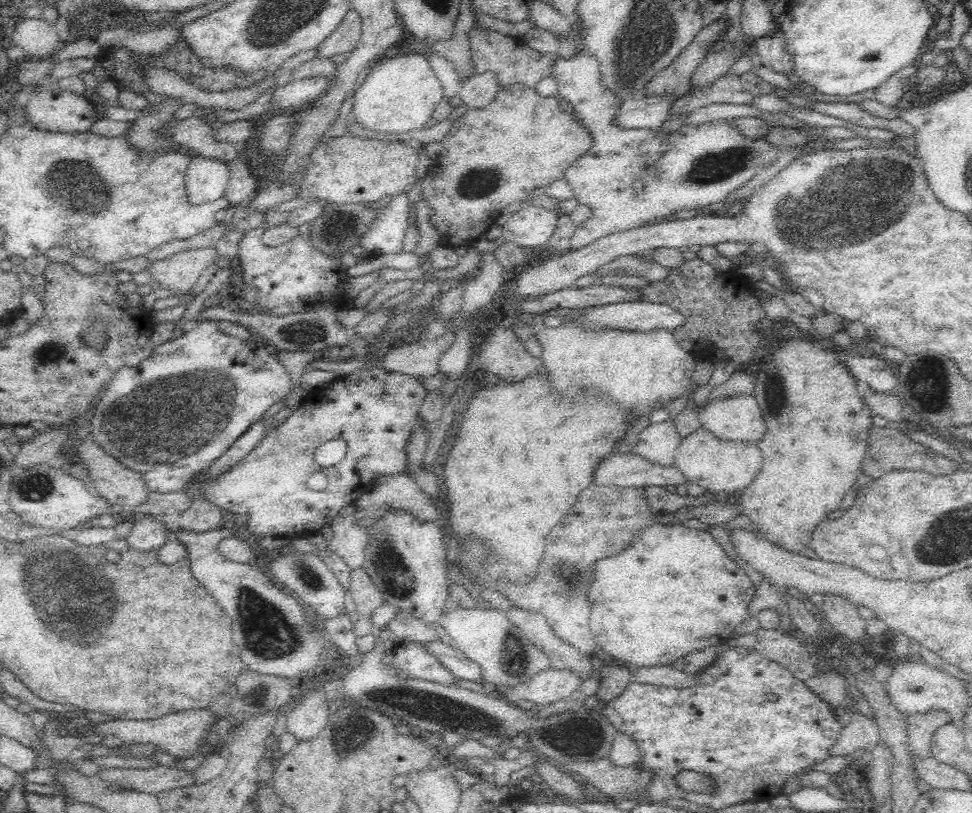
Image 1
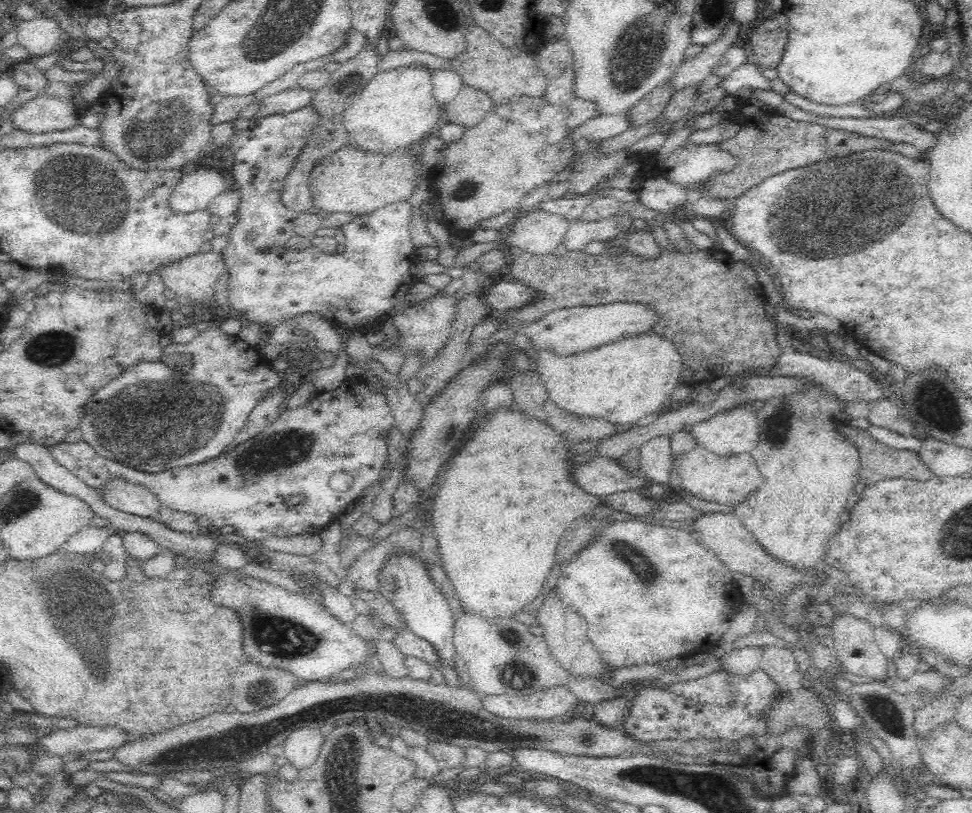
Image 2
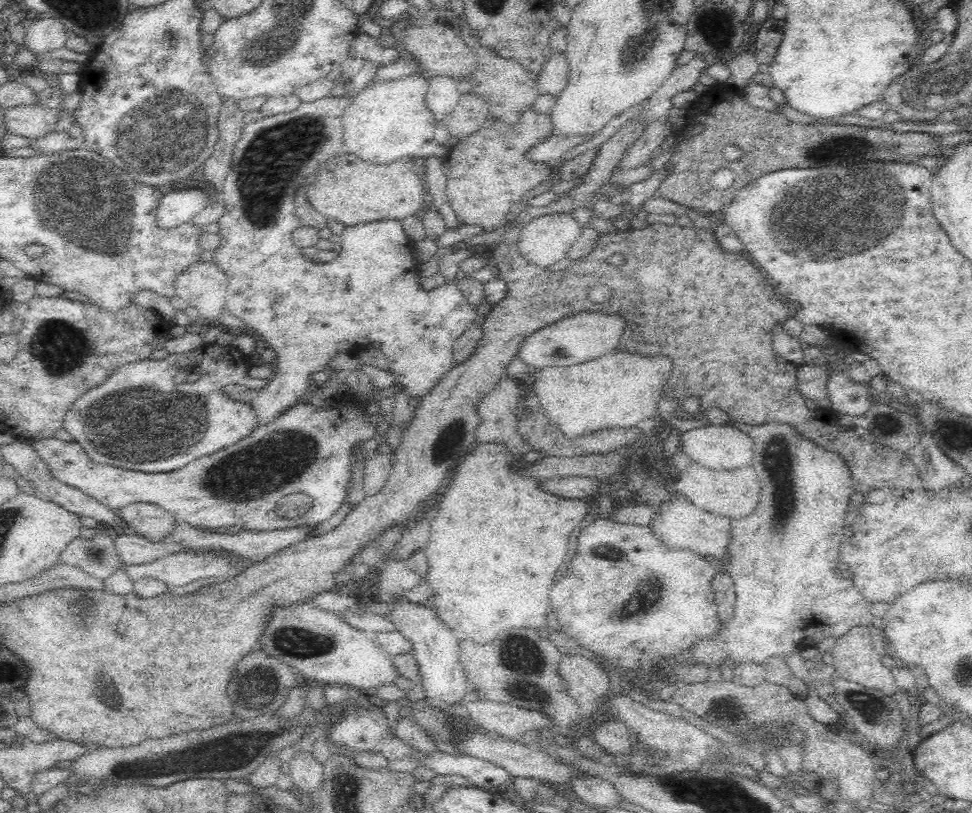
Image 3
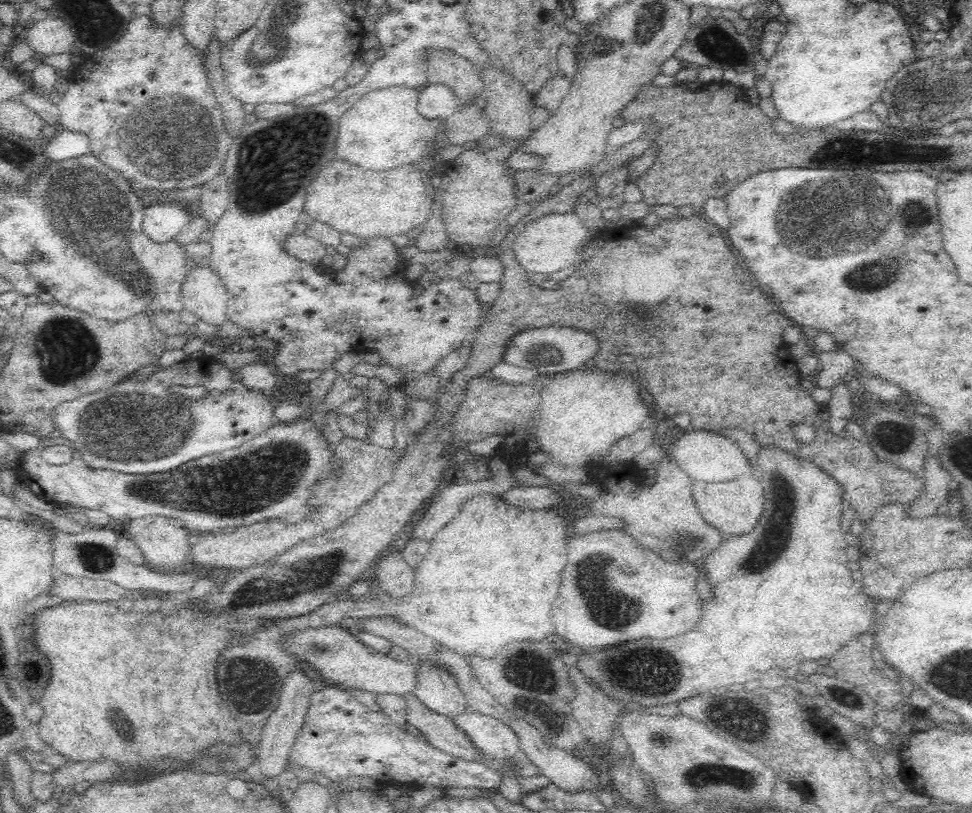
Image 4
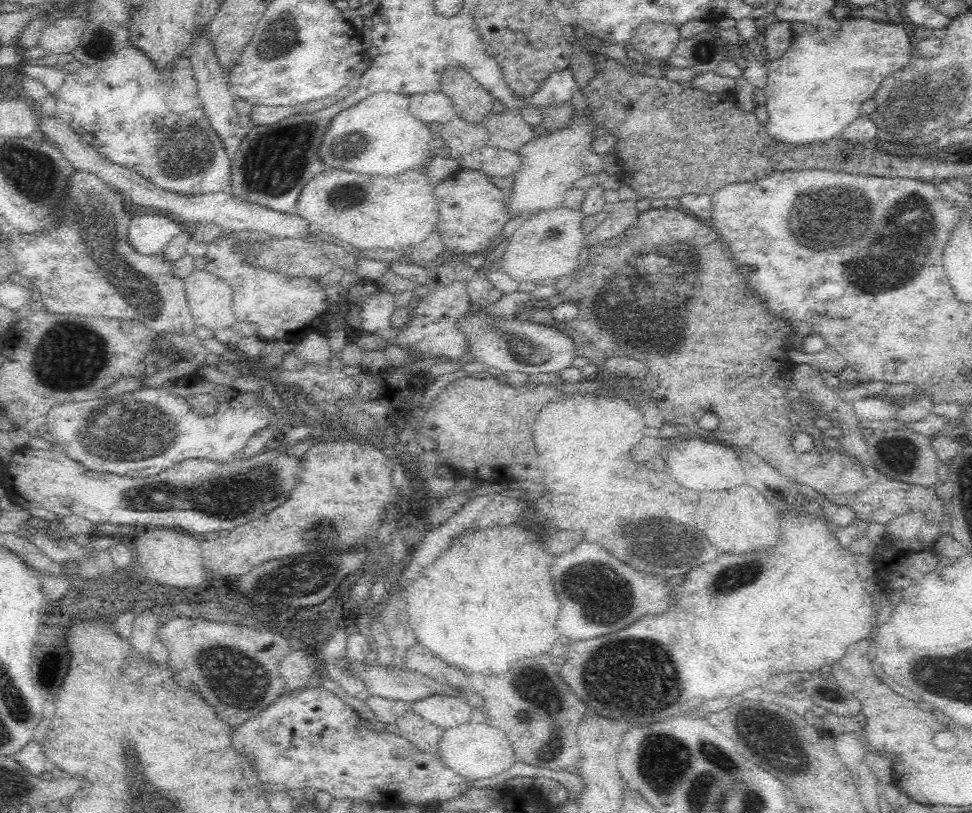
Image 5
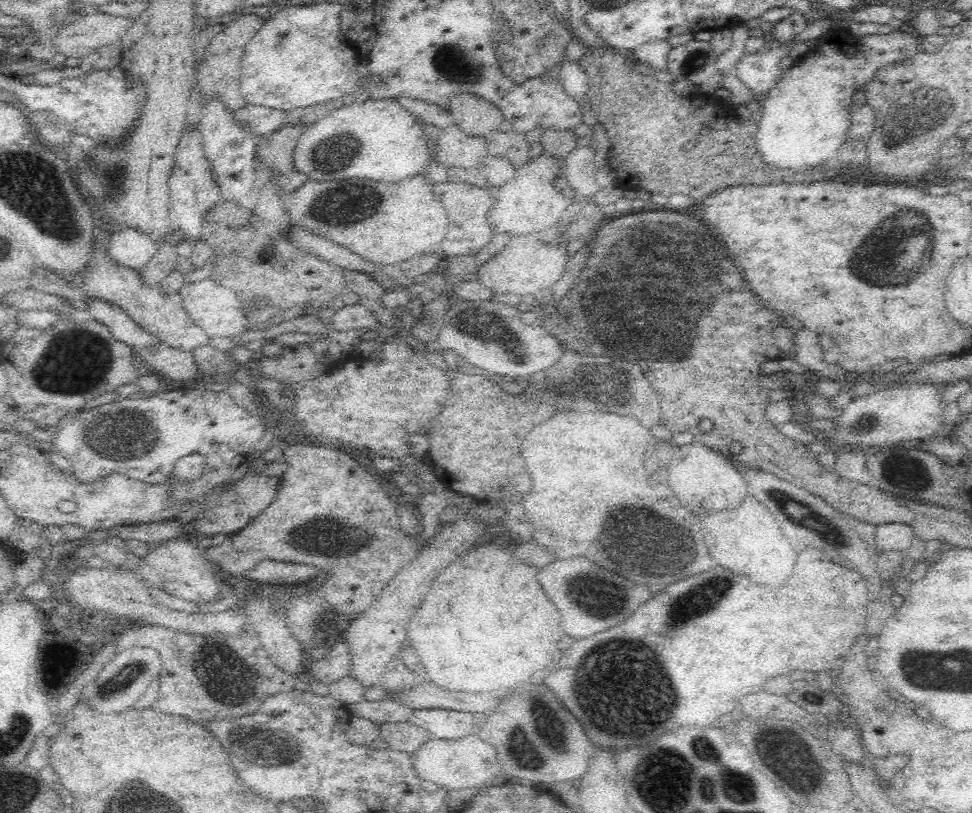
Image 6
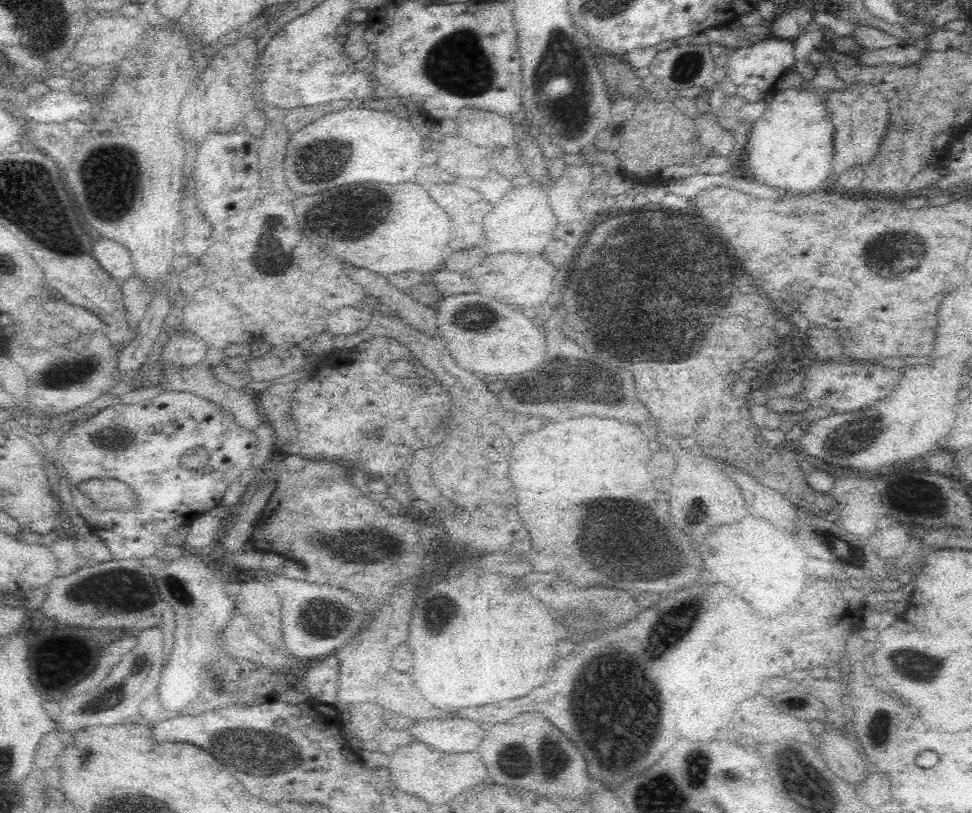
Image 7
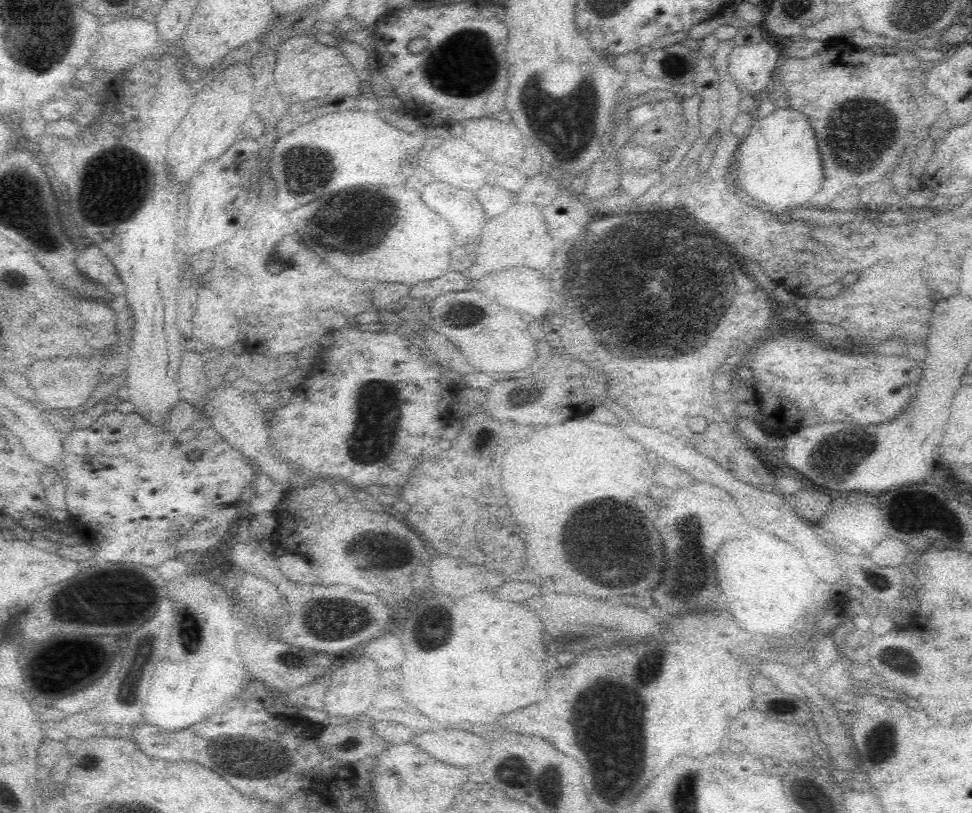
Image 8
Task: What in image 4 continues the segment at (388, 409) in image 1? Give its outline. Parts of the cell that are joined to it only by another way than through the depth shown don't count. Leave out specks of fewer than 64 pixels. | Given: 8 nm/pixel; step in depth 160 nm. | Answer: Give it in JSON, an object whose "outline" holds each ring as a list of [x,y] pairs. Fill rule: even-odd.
{"outline":[[[300,418],[292,424],[273,425],[263,434],[252,438],[240,448],[225,450],[203,458],[198,458],[168,472],[157,474],[122,474],[112,470],[94,469],[86,463],[72,441],[61,438],[43,437],[37,448],[23,453],[22,472],[28,475],[30,482],[38,484],[42,496],[54,504],[72,505],[76,508],[100,510],[112,518],[114,524],[121,527],[140,517],[164,516],[178,521],[180,526],[193,534],[206,534],[223,529],[231,531],[264,520],[277,518],[288,524],[300,522],[308,514],[306,500],[310,498],[310,488],[314,484],[333,474],[334,456],[330,443],[319,434],[315,420]],[[46,446],[69,446],[73,458],[68,464],[52,466],[43,460],[42,451]]]}

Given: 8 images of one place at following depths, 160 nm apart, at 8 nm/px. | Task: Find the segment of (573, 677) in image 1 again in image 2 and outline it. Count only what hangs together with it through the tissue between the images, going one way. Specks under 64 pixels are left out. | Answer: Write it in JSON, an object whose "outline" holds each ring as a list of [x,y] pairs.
{"outline":[[[556,686],[528,696],[483,695],[480,703],[488,713],[504,719],[554,721],[572,709],[577,698],[567,687]]]}

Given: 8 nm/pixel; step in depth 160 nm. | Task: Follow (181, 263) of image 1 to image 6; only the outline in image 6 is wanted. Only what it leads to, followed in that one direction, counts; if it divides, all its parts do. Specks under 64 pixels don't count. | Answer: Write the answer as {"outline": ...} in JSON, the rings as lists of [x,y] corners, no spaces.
{"outline":[[[200,280],[200,282],[194,282],[190,286],[184,286],[178,292],[182,299],[182,306],[192,319],[192,323],[202,328],[210,338],[216,338],[216,336],[234,336],[234,334],[245,332],[244,328],[246,330],[247,326],[244,326],[242,304],[236,298],[234,290],[218,286],[212,280]]]}

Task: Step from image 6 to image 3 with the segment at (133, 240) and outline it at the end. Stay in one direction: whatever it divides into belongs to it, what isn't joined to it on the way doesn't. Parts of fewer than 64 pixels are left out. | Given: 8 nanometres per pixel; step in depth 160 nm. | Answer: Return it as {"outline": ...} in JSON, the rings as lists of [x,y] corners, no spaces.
{"outline":[[[192,188],[171,192],[165,190],[163,198],[156,208],[156,225],[164,230],[176,228],[190,222],[202,209],[209,205],[206,190]]]}

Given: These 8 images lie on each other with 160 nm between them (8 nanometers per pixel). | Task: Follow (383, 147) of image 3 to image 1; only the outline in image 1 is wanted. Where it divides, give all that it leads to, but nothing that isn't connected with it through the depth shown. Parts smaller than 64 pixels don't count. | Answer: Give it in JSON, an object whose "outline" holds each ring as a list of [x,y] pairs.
{"outline":[[[399,54],[369,69],[363,84],[353,96],[352,112],[359,133],[401,134],[425,128],[437,104],[444,100],[444,91],[438,77],[431,70],[427,55]]]}

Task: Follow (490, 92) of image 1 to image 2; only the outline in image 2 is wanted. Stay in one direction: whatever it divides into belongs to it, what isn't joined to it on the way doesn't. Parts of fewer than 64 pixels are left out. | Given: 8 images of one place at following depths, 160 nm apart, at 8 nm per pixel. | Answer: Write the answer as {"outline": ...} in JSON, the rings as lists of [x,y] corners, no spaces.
{"outline":[[[463,85],[456,98],[442,106],[442,112],[445,113],[448,122],[466,128],[480,124],[484,115],[492,110],[492,105],[490,95]]]}

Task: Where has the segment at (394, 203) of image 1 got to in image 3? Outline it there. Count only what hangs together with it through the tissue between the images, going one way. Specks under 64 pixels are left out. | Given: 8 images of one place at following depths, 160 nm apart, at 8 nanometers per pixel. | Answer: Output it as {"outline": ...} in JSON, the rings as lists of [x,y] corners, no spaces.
{"outline":[[[350,92],[344,96],[330,96],[319,98],[312,102],[301,102],[300,106],[289,113],[277,114],[269,117],[262,117],[253,123],[244,125],[240,140],[236,141],[231,167],[226,175],[223,184],[223,196],[225,203],[224,212],[217,220],[218,237],[220,237],[220,246],[214,250],[213,263],[220,267],[220,270],[226,275],[226,293],[225,295],[225,310],[230,314],[240,318],[250,328],[251,333],[258,338],[259,342],[270,347],[275,352],[276,370],[272,372],[268,384],[259,391],[252,391],[240,384],[232,383],[222,388],[222,392],[229,396],[230,399],[238,400],[251,407],[258,417],[258,425],[266,425],[268,422],[279,418],[288,408],[295,406],[301,402],[307,401],[310,395],[310,374],[313,372],[322,372],[329,367],[329,362],[336,356],[342,353],[354,353],[362,348],[362,344],[370,344],[379,342],[379,349],[384,353],[384,356],[389,362],[389,371],[394,375],[395,382],[401,385],[402,393],[410,398],[422,398],[432,390],[438,381],[456,364],[452,361],[452,350],[454,343],[458,337],[466,332],[466,329],[477,325],[483,316],[484,310],[474,308],[466,298],[460,287],[454,282],[445,282],[442,285],[436,286],[432,290],[423,290],[418,285],[419,267],[418,262],[413,257],[412,246],[408,238],[402,231],[400,221],[392,219],[384,219],[373,223],[364,223],[346,227],[340,236],[341,251],[339,255],[329,262],[315,263],[302,256],[301,249],[294,246],[292,242],[292,232],[301,226],[300,217],[296,212],[296,196],[297,190],[302,183],[308,184],[312,180],[315,172],[320,168],[320,165],[327,159],[332,158],[336,154],[343,152],[343,122],[342,117],[347,106],[355,99],[358,92]]]}

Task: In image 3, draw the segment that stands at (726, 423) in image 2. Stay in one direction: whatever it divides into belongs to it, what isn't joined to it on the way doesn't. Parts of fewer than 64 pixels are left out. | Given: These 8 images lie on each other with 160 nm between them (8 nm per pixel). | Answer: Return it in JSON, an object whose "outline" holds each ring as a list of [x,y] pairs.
{"outline":[[[706,424],[704,427],[679,434],[680,448],[688,455],[692,464],[704,466],[713,472],[728,472],[753,466],[754,442],[744,432],[737,430],[737,426],[725,428]]]}

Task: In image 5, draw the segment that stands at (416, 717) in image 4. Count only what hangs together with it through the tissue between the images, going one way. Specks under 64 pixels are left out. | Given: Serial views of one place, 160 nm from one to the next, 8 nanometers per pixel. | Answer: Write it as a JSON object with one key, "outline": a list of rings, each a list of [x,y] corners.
{"outline":[[[414,711],[405,712],[394,724],[397,726],[396,734],[409,740],[417,749],[427,753],[436,753],[438,750],[442,728],[430,724]]]}

